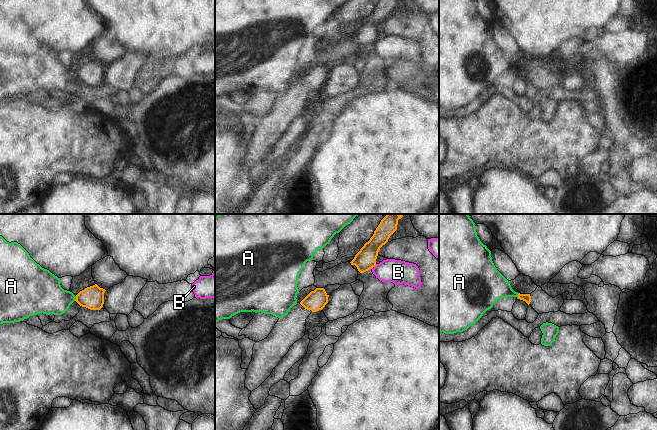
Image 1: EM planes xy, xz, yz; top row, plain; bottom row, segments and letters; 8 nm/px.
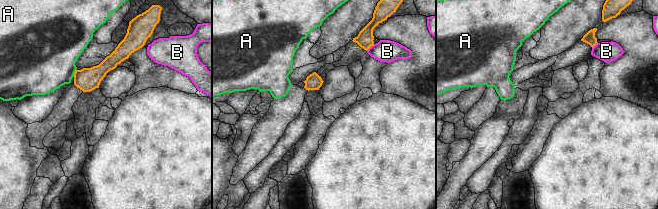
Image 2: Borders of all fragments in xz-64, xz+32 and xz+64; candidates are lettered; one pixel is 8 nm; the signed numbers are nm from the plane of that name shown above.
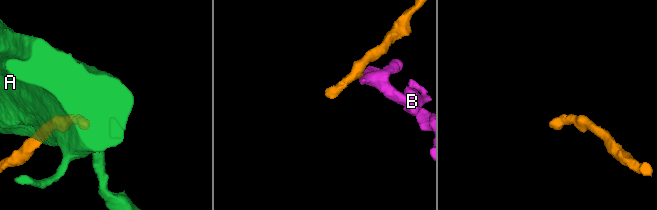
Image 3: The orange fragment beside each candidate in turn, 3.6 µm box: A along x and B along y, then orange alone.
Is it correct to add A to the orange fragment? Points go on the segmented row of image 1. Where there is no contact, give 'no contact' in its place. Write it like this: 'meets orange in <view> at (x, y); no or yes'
meets orange in yz at (518, 296); no

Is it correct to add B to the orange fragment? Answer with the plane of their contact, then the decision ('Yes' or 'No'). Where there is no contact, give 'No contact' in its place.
Touches orange in xz. No

